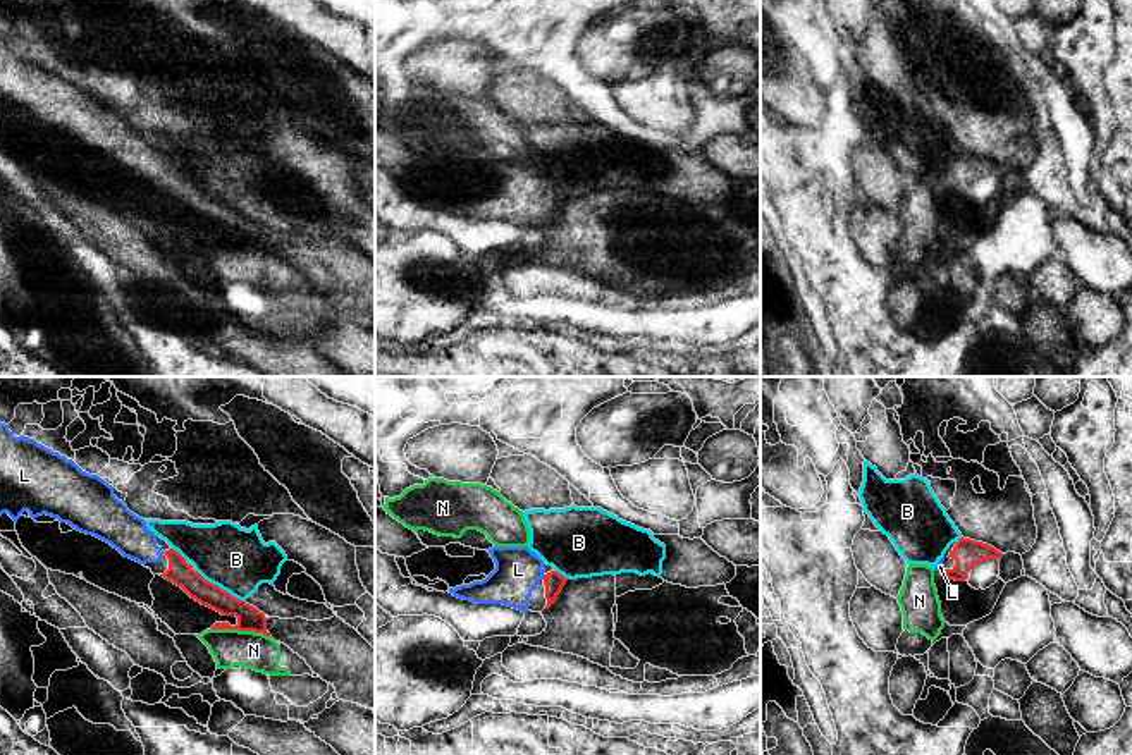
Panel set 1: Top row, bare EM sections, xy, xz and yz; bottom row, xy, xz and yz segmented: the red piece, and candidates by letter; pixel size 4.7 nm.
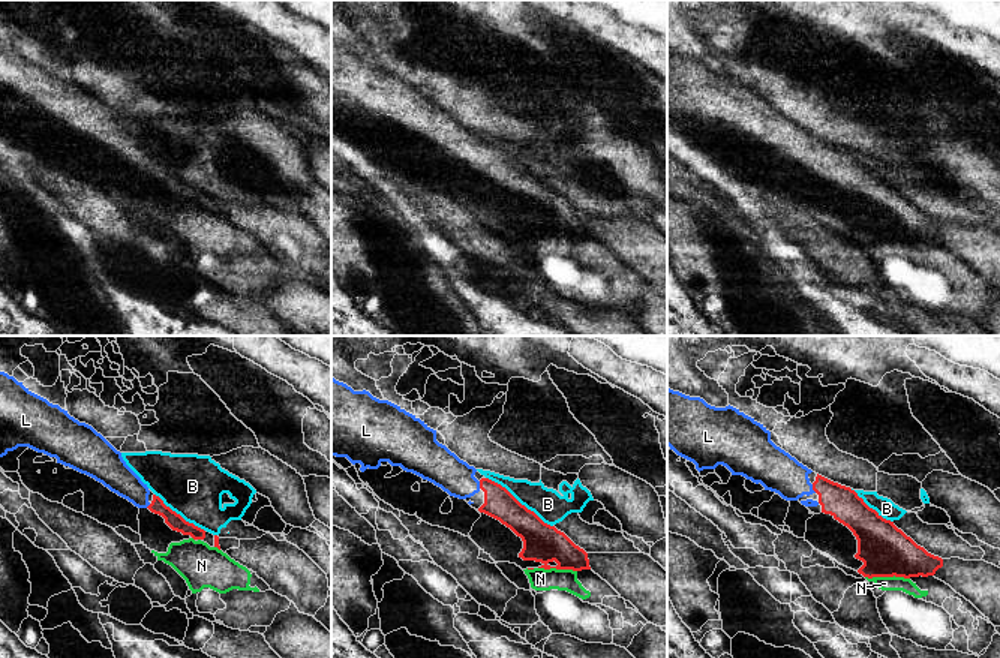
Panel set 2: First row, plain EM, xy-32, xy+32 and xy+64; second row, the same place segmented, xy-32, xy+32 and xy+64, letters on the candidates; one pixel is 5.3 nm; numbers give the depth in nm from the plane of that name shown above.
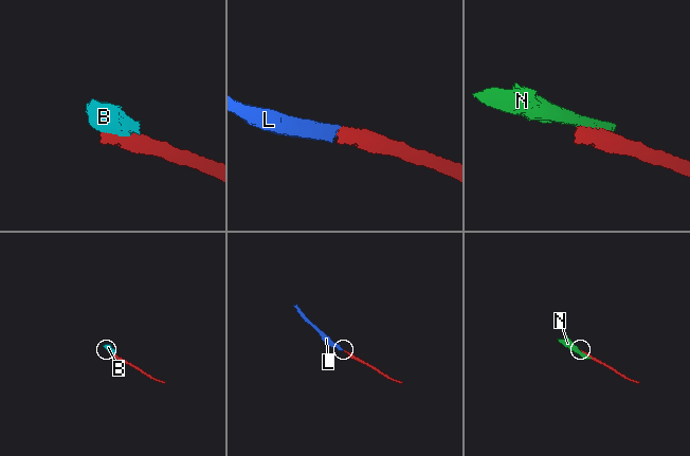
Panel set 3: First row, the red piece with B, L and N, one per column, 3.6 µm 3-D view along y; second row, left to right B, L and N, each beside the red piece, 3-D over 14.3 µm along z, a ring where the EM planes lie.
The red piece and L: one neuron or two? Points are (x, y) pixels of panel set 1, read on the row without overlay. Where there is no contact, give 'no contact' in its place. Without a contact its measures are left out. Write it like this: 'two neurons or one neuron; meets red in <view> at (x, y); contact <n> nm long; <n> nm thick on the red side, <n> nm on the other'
one neuron; meets red in xz at (544, 191); contact 30 nm long; 90 nm thick on the red side, 220 nm on the other

